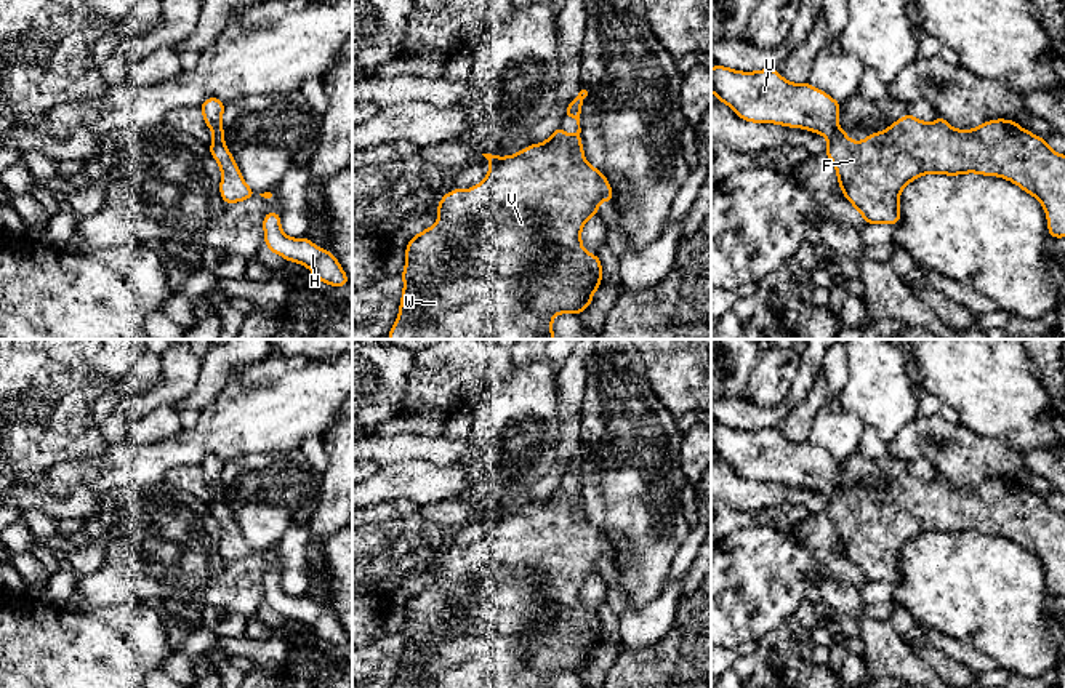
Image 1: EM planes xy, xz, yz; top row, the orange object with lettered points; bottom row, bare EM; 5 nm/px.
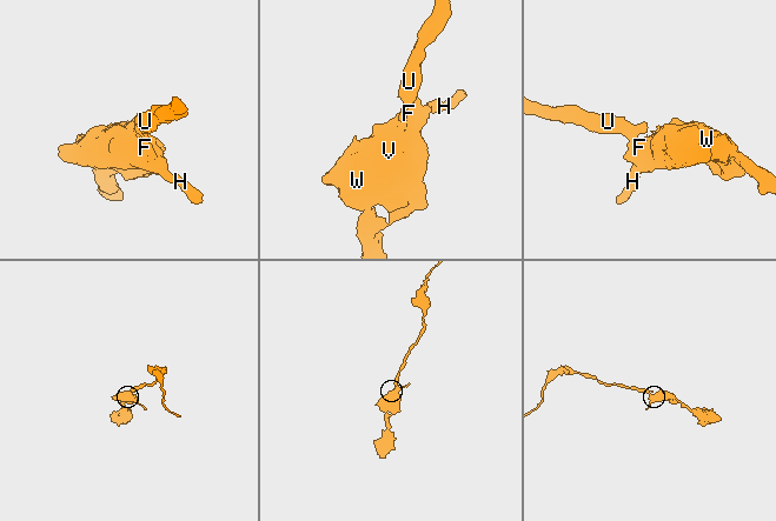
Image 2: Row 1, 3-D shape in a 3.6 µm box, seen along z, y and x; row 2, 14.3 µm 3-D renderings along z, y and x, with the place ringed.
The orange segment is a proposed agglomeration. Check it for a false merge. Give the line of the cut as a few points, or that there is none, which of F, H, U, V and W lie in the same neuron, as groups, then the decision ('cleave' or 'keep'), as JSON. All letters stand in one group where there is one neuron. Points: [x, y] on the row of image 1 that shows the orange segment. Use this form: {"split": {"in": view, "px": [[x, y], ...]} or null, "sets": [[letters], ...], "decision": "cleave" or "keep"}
{"split": null, "sets": [["F", "H", "U", "V", "W"]], "decision": "keep"}

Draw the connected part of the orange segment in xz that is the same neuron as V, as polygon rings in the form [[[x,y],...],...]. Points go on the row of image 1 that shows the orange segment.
[[[581,90],[564,112],[577,120],[575,134],[565,134],[559,125],[545,142],[514,155],[482,154],[490,163],[484,181],[466,190],[455,187],[440,198],[437,222],[405,246],[404,291],[389,339],[556,339],[553,318],[557,314],[580,315],[591,306],[602,283],[602,266],[597,254],[583,248],[581,229],[599,214],[599,202],[612,203],[613,190],[605,174],[585,158],[580,117],[586,96],[588,91]]]

